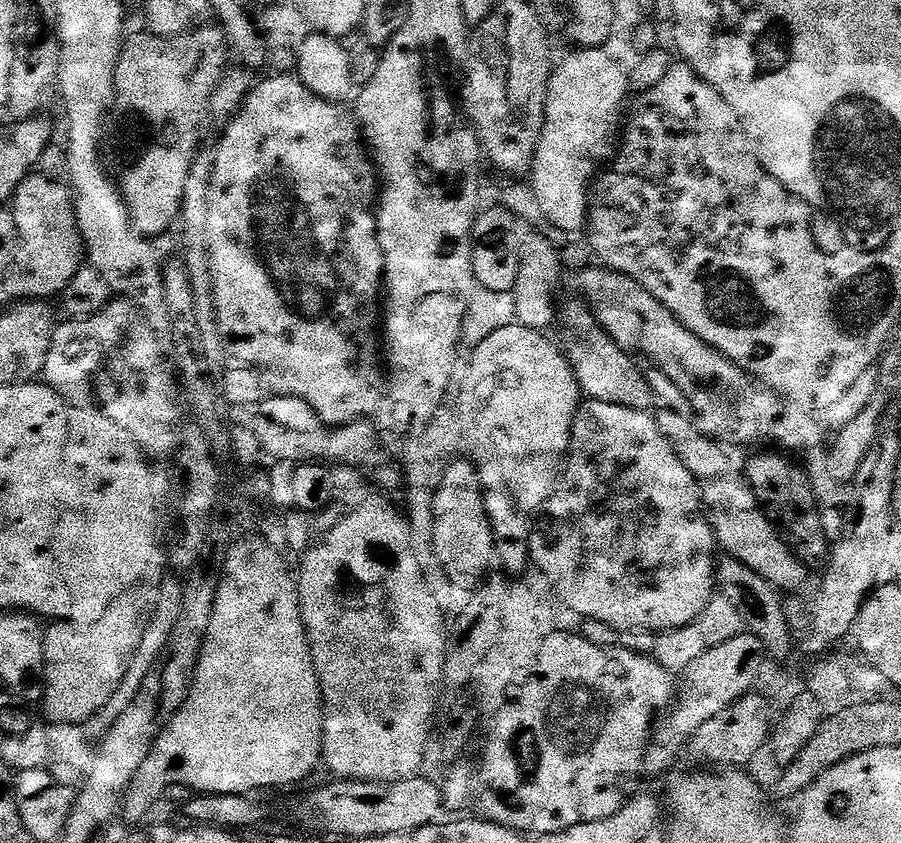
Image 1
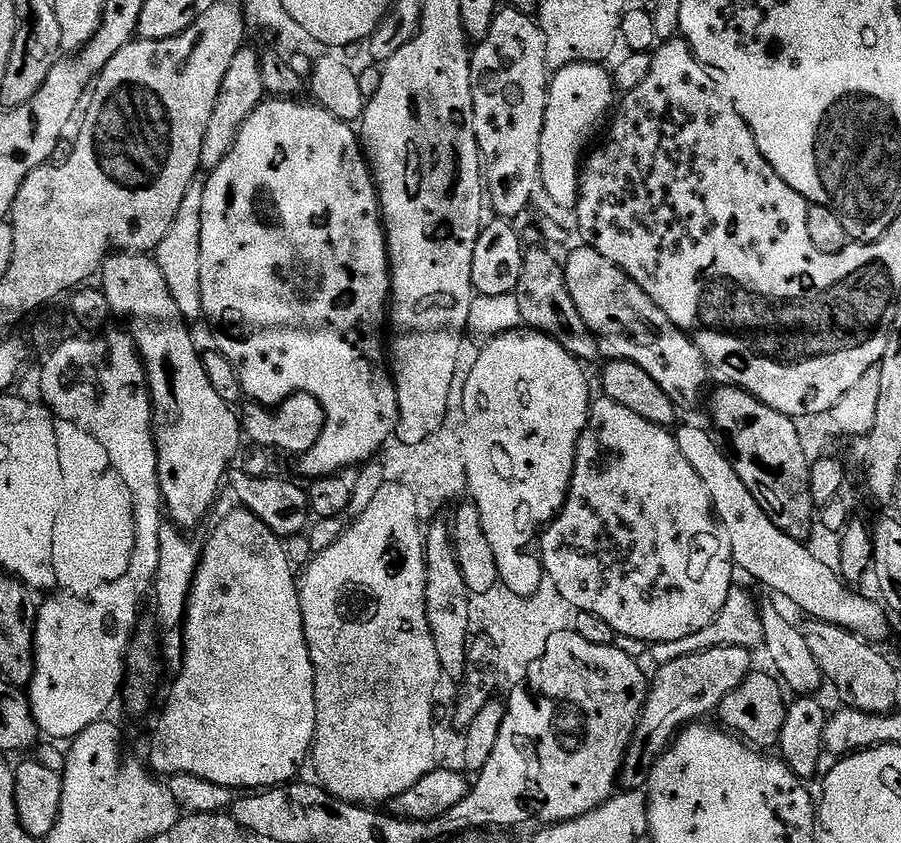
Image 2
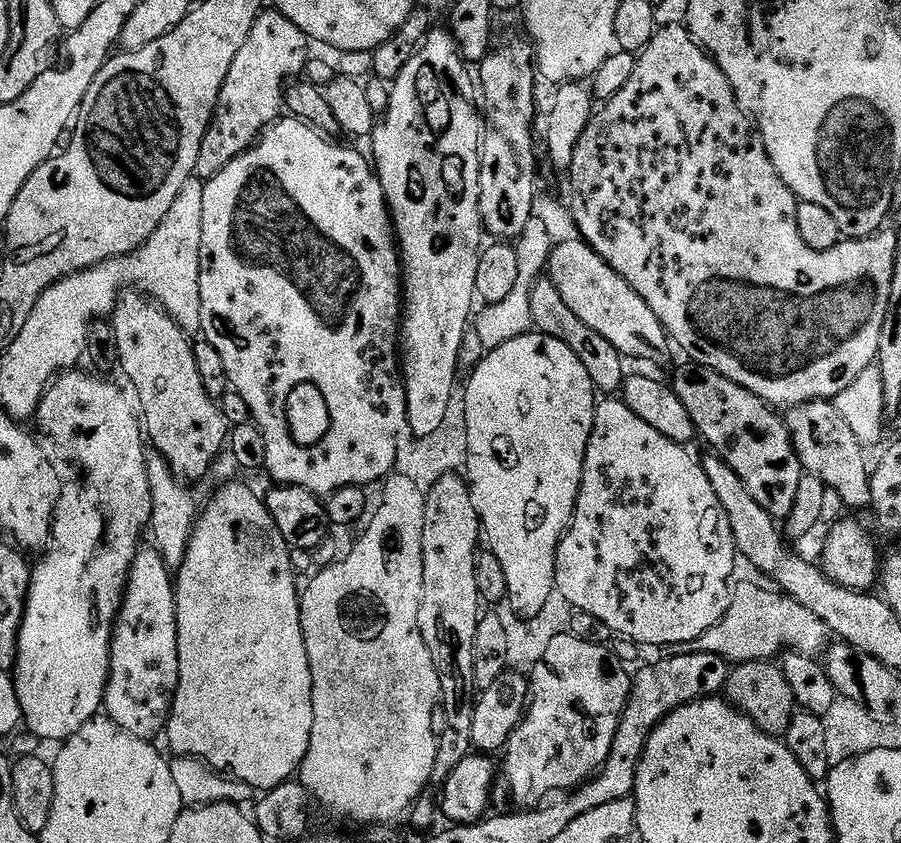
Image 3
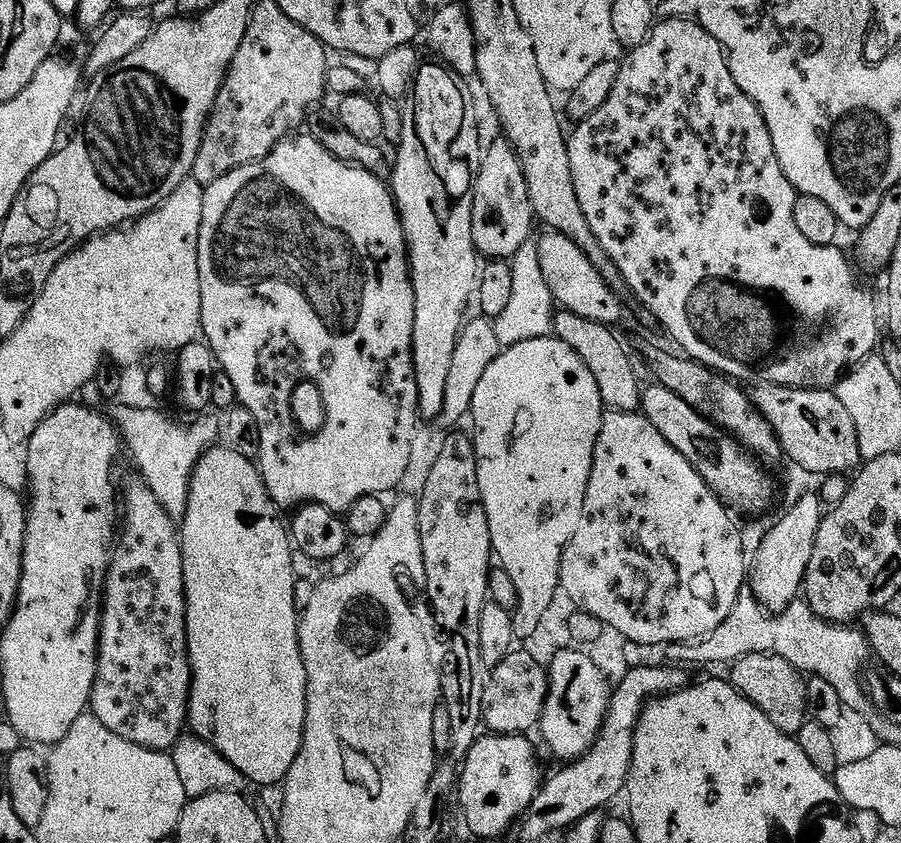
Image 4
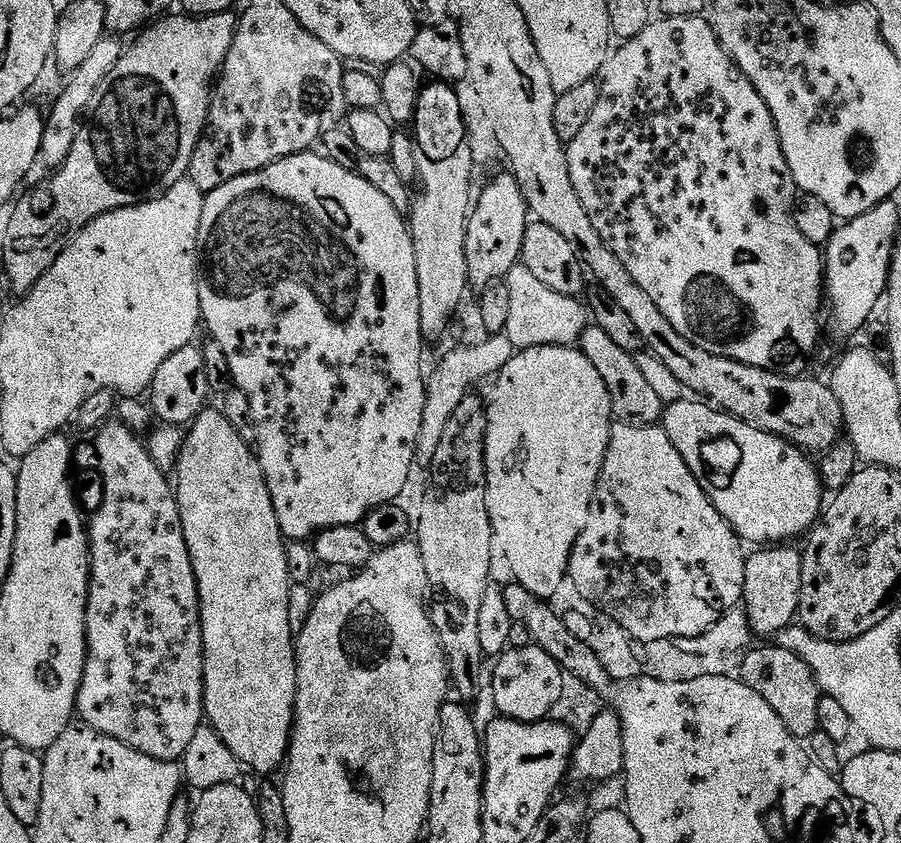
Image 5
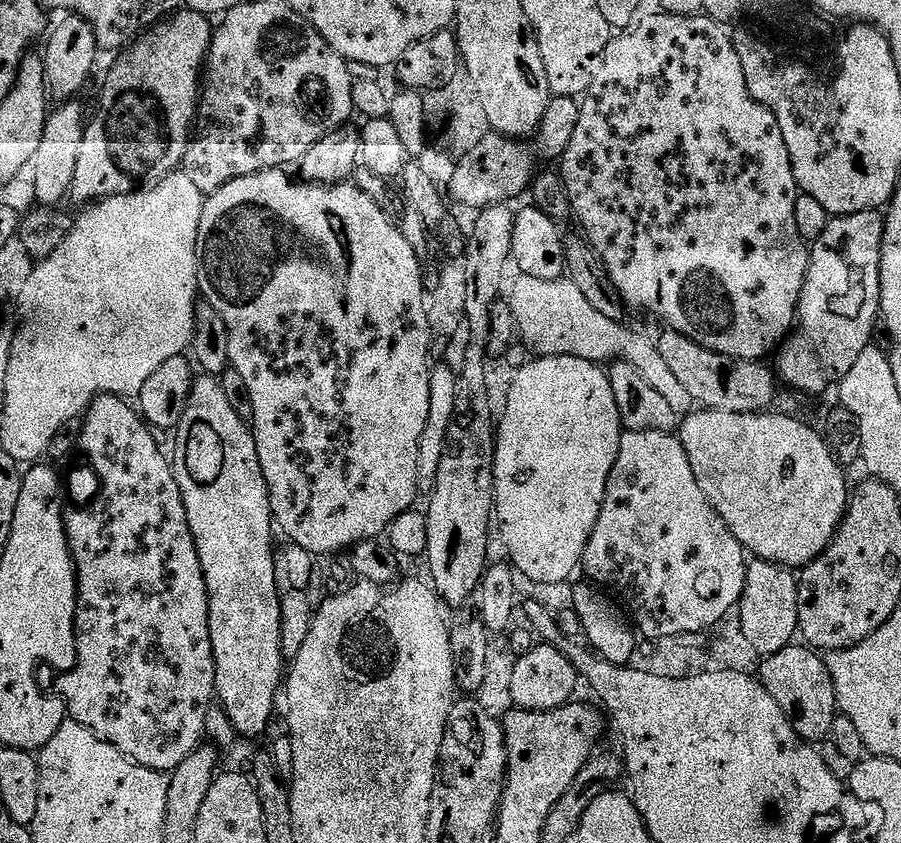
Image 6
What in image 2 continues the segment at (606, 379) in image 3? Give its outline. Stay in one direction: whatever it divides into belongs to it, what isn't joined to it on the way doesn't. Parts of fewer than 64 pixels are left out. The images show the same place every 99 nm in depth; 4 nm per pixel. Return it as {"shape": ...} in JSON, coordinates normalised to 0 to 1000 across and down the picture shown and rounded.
{"shape":[[[587,293],[582,300],[579,330],[575,330],[570,348],[575,353],[577,378],[589,393],[615,401],[619,410],[627,413],[645,431],[655,432],[666,420],[667,405],[650,387],[650,382],[646,382],[646,372],[642,372],[642,363],[637,363],[637,353],[633,353],[625,312],[620,307],[617,310],[615,300],[607,299],[613,297],[604,294]]]}

